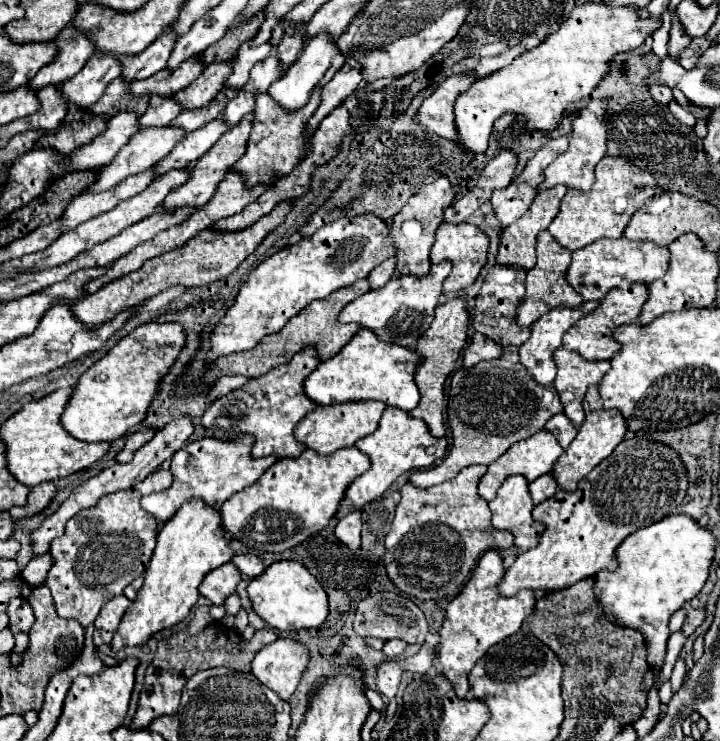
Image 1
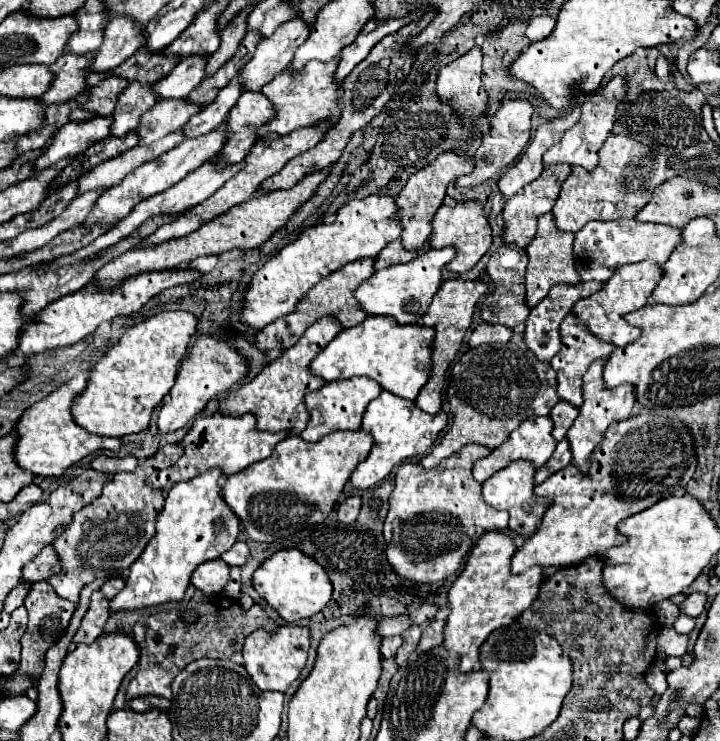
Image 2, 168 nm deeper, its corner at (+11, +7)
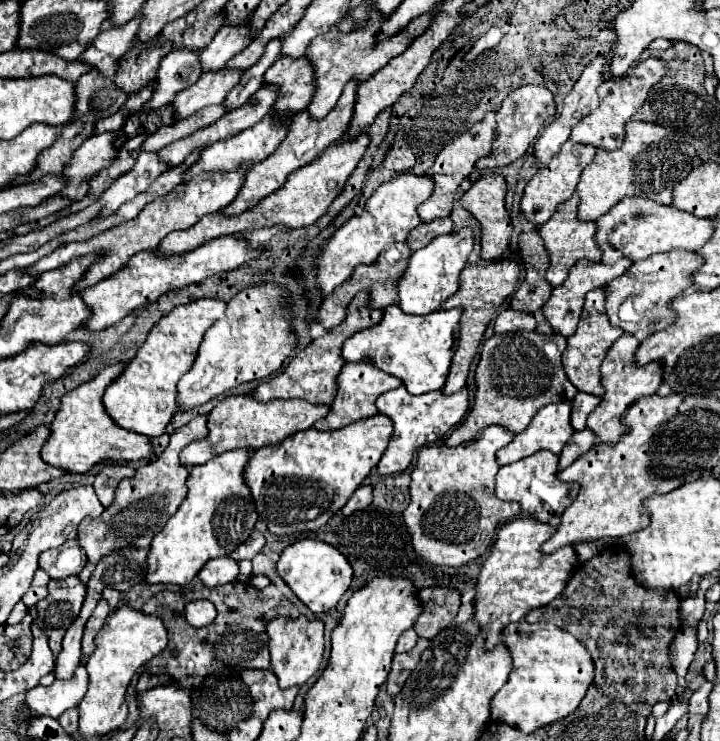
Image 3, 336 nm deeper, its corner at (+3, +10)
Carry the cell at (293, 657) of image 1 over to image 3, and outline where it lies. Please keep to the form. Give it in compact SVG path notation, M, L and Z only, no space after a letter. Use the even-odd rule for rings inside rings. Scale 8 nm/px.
M279 616L267 624L271 670L277 674L281 688L301 686L319 670L323 660L323 646L325 646L323 628L325 626L321 620L309 620L305 616L299 616L299 618Z

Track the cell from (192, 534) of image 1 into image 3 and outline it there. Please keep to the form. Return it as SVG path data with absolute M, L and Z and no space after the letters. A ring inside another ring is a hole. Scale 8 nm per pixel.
M233 450L221 454L201 466L193 466L187 478L187 496L177 514L169 518L165 528L155 534L149 552L149 568L145 582L149 584L189 584L209 558L231 554L249 538L259 520L253 506L249 486L245 486L243 470L249 462L249 450Z

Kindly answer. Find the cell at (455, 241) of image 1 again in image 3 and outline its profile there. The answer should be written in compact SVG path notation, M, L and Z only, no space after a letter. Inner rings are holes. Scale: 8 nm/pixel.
M487 172L479 176L473 186L461 196L461 206L467 208L483 226L483 240L481 240L481 258L483 260L497 260L507 250L513 234L513 222L505 208L505 196L507 196L507 182L497 172Z

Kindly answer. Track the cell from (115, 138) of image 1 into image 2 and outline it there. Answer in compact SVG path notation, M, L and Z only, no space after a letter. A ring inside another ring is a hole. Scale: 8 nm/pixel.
M131 83L117 99L113 111L113 123L109 127L111 137L125 137L129 131L137 127L139 117L157 101L151 85L141 87L139 83Z

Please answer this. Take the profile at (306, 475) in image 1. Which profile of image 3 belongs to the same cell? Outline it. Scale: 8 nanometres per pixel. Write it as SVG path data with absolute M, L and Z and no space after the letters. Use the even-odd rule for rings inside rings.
M375 414L351 426L329 432L315 428L301 430L277 446L257 450L245 468L245 480L255 498L257 514L267 524L269 532L281 536L317 530L323 526L347 504L351 494L379 464L391 434L391 418ZM331 494L337 494L337 498L325 498Z

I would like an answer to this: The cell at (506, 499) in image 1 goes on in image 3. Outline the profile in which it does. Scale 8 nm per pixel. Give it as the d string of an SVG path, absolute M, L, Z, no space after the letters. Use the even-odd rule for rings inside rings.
M539 450L529 458L521 458L509 466L501 466L497 472L497 488L495 496L501 500L515 500L521 504L521 510L539 522L551 522L563 514L563 510L577 498L579 486L577 482L561 482L557 478L557 454L549 454L549 450Z

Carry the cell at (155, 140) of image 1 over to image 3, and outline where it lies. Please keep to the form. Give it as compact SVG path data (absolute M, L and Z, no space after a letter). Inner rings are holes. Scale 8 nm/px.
M217 70L217 72L205 72L193 86L181 90L175 98L175 118L187 118L195 114L197 110L211 106L211 104L221 104L225 100L225 94L237 86L241 80L241 74L237 70Z

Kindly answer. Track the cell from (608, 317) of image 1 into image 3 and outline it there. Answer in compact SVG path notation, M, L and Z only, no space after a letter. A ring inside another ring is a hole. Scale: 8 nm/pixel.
M685 250L653 254L641 262L635 262L625 274L607 284L607 316L611 324L623 328L627 334L637 334L641 330L643 336L671 326L677 320L677 314L671 310L671 300L693 284L689 278L697 266L701 266L697 252Z

